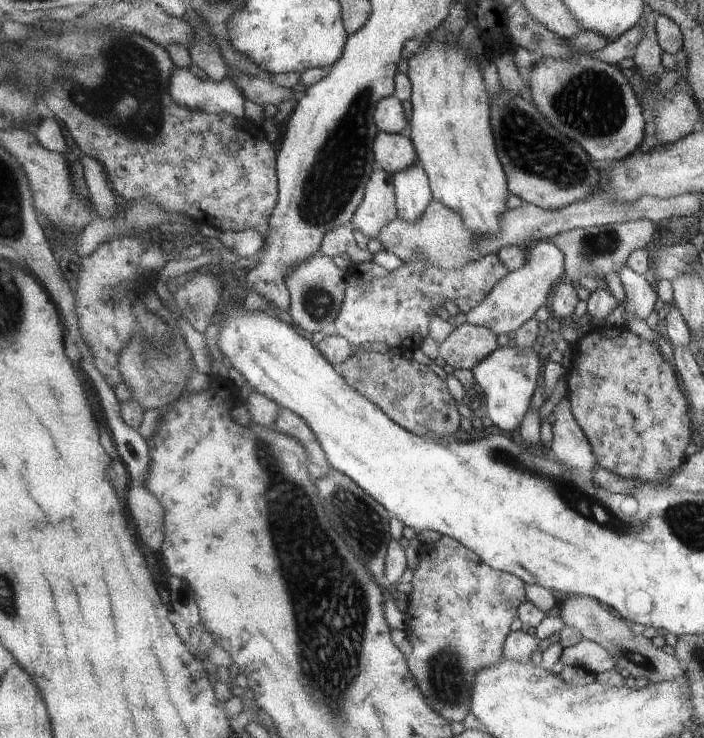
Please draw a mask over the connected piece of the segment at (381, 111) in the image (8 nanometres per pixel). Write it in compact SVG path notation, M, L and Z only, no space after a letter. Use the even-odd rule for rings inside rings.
M396 94L380 100L373 120L380 131L399 134L409 131L410 118Z

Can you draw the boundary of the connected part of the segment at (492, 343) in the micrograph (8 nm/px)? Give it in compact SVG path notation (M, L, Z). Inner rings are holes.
M466 322L455 328L439 345L438 350L448 370L473 370L479 362L489 358L498 348L497 334L493 330Z

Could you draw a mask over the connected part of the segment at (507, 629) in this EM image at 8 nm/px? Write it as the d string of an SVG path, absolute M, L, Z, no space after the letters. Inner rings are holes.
M441 536L436 543L431 543L431 546L427 546L427 552L421 552L420 563L418 567L413 570L412 586L413 592L408 596L408 608L406 613L407 628L404 633L412 646L412 652L407 655L409 660L409 668L413 670L413 674L417 674L417 684L423 688L423 694L425 698L429 698L429 702L433 702L433 708L435 710L441 710L441 716L452 722L463 722L465 716L471 713L471 694L473 694L473 684L477 680L477 672L481 672L483 668L487 666L495 666L499 664L503 656L503 646L505 646L505 640L507 636L512 633L511 624L517 617L517 606L523 602L523 581L517 576L500 570L495 570L488 563L483 562L480 555L473 552L470 548L467 548L461 541L457 539Z

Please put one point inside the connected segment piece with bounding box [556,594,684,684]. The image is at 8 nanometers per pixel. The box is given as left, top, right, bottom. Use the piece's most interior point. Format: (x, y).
(641, 659)

